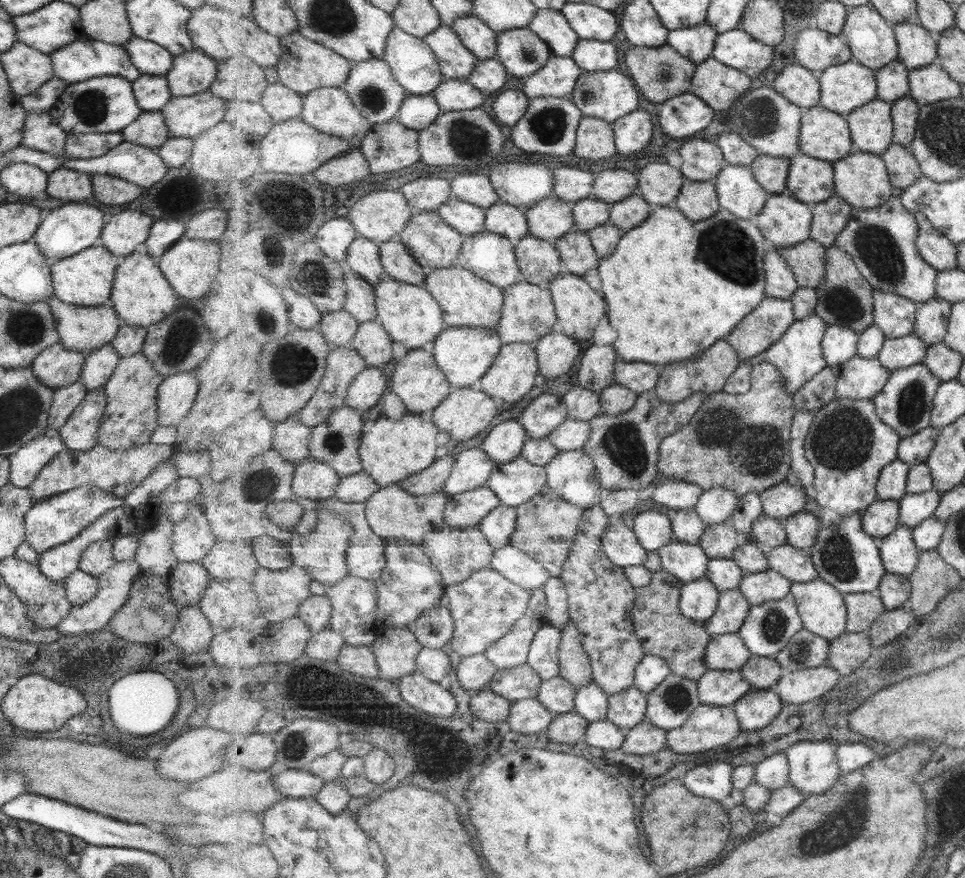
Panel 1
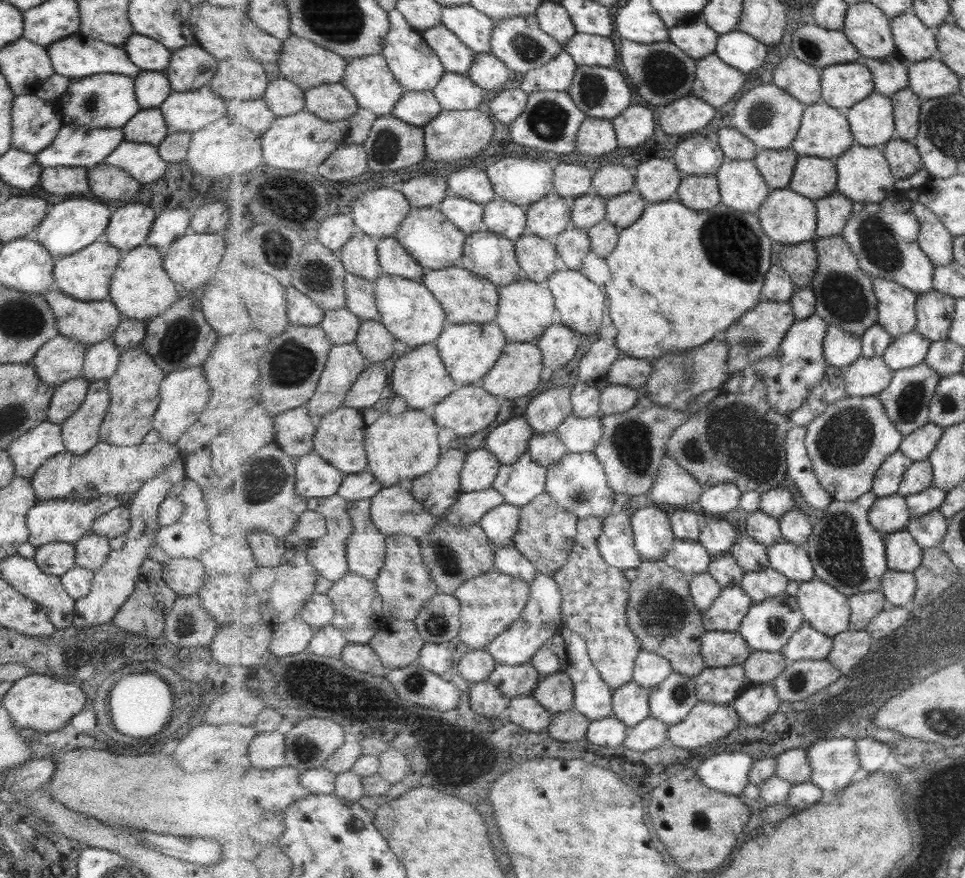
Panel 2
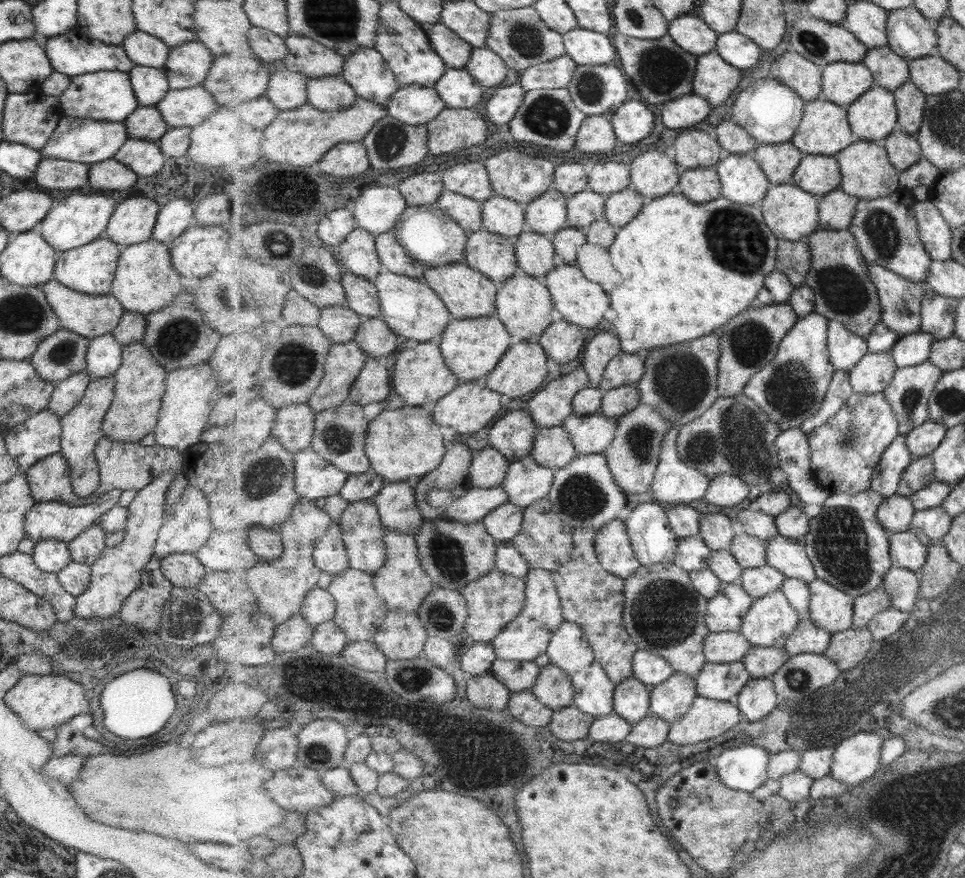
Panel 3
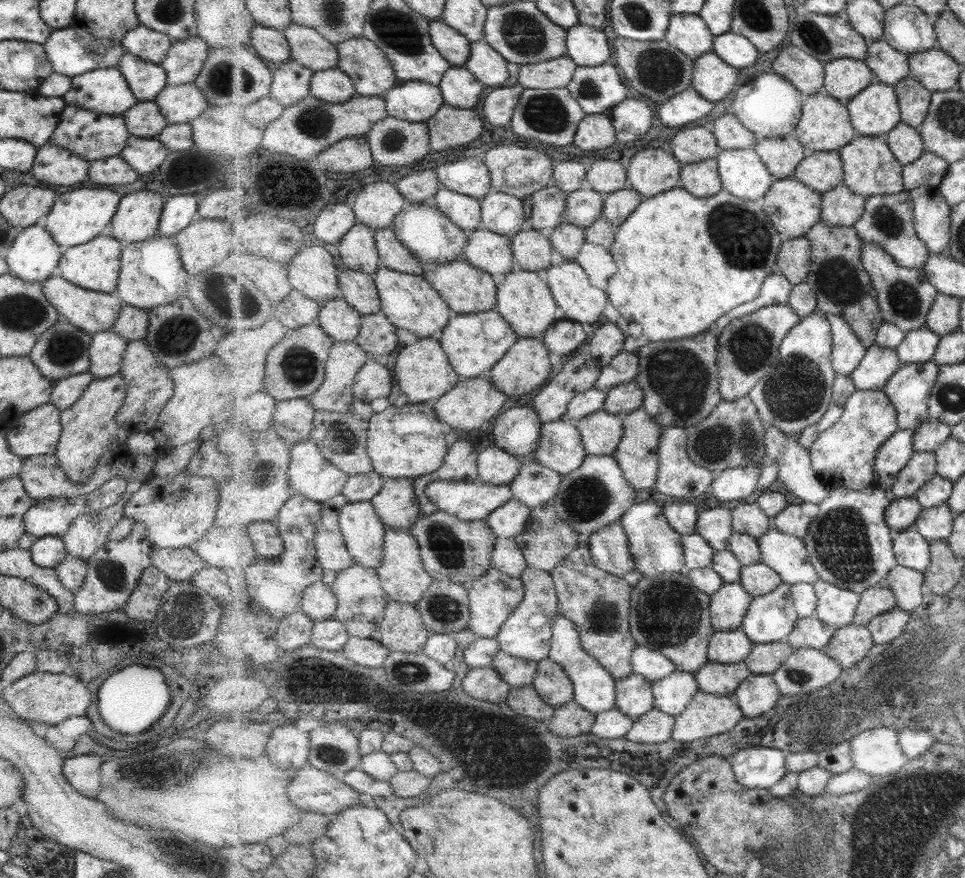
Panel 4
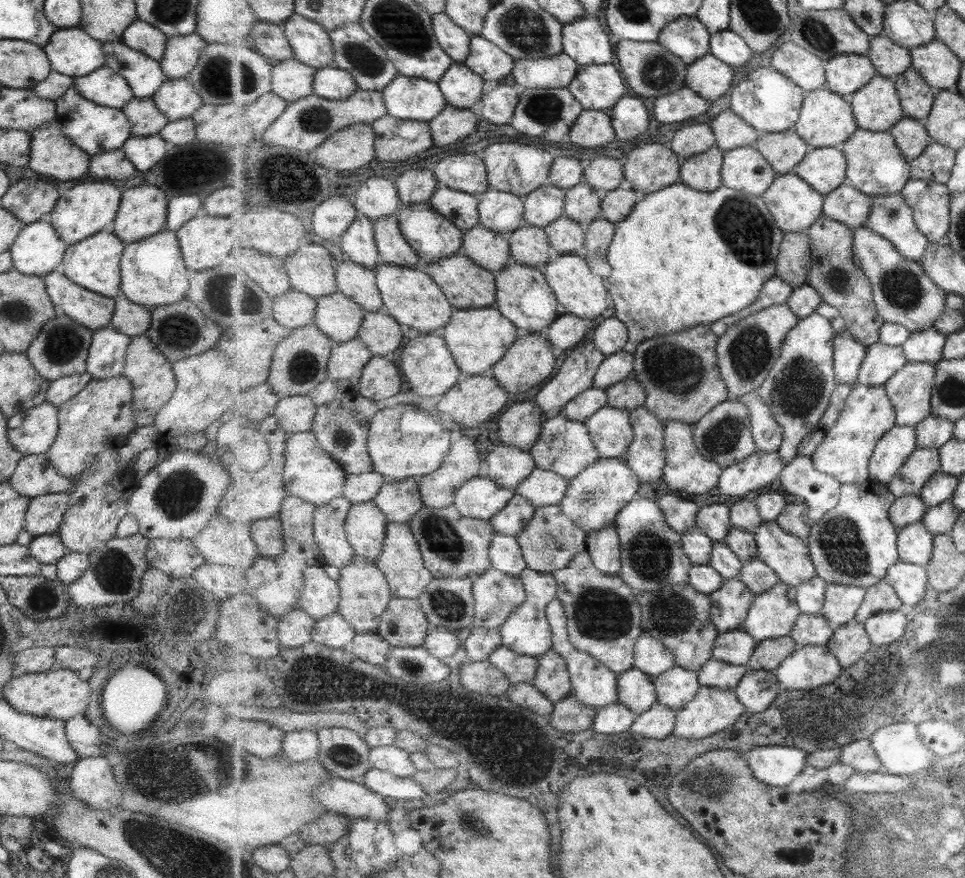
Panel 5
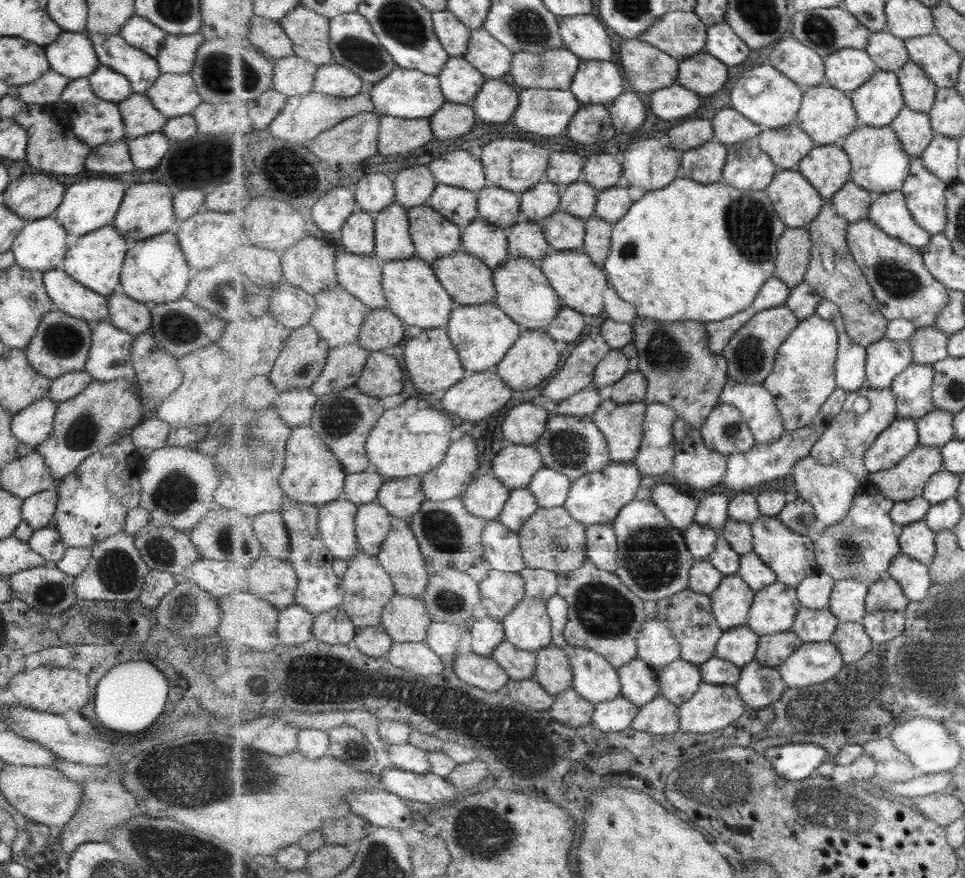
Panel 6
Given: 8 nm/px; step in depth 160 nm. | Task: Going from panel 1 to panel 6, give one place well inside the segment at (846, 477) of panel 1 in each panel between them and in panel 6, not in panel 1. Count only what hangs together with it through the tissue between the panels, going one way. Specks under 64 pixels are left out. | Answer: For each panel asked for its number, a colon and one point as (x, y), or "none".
2: (848, 444)
3: (845, 453)
4: (845, 455)
5: (846, 452)
6: (868, 412)

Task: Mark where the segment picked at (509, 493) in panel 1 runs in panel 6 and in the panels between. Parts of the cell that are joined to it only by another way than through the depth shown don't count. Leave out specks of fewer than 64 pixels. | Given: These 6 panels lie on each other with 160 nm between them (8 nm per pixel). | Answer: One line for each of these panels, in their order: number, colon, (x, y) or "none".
2: (520, 483)
3: (527, 482)
4: (535, 484)
5: (543, 487)
6: (552, 488)

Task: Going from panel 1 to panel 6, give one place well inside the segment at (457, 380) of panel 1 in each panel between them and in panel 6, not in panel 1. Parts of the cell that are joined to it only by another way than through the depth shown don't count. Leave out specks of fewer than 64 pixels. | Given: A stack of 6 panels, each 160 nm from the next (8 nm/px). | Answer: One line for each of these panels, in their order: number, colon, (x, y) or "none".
2: (470, 351)
3: (472, 347)
4: (475, 342)
5: (479, 338)
6: (483, 334)

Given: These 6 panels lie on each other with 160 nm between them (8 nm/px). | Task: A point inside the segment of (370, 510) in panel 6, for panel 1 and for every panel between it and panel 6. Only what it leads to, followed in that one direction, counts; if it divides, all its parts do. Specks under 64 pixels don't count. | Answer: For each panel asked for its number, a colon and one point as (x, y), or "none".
1: (366, 557)
2: (366, 552)
3: (364, 534)
4: (365, 534)
5: (366, 526)

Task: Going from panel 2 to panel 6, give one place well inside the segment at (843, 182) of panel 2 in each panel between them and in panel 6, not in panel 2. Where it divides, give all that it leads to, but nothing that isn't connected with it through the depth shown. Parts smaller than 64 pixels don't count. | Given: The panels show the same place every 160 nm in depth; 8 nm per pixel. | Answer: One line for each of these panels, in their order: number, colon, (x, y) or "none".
3: (867, 173)
4: (871, 168)
5: (876, 165)
6: (880, 163)

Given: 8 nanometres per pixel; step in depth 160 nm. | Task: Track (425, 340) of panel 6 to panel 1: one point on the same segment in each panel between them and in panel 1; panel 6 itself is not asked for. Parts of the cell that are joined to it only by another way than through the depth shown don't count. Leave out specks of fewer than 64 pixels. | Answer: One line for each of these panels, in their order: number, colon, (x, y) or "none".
1: (418, 380)
2: (420, 376)
3: (421, 375)
4: (424, 372)
5: (430, 368)

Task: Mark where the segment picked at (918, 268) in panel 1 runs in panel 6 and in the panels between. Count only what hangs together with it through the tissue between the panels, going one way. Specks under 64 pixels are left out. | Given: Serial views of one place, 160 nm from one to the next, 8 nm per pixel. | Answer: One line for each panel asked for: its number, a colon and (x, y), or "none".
2: (884, 236)
3: (887, 229)
4: (888, 220)
5: (891, 216)
6: (889, 210)

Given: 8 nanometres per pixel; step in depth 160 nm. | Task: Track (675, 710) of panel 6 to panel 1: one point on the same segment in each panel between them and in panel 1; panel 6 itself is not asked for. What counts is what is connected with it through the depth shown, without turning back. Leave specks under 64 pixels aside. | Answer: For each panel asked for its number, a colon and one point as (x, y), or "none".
1: (646, 738)
2: (651, 733)
3: (652, 731)
4: (655, 727)
5: (660, 721)

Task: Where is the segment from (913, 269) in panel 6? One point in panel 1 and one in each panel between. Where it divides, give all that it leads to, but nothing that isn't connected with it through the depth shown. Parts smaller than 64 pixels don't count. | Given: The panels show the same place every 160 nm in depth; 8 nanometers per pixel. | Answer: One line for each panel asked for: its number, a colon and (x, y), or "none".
1: (895, 314)
2: (897, 311)
3: (901, 299)
4: (906, 295)
5: (905, 294)

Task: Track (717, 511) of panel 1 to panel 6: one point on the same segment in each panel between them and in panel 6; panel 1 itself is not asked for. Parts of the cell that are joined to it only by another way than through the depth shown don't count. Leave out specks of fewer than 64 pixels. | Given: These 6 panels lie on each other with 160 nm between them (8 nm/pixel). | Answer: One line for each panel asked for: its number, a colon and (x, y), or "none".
2: (718, 499)
3: (727, 489)
4: (734, 483)
5: (759, 470)
6: (764, 462)

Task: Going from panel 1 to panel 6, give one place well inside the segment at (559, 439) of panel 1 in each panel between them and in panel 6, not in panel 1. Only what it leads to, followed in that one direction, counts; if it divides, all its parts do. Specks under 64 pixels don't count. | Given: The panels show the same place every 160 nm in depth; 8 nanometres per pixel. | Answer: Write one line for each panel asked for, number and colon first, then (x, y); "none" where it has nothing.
2: (581, 435)
3: (592, 434)
4: (602, 433)
5: (613, 431)
6: (622, 425)

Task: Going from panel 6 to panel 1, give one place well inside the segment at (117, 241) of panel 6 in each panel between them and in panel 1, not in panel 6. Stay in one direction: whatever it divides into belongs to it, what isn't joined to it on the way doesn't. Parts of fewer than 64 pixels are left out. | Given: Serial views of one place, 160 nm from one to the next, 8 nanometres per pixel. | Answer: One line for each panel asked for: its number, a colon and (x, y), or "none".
1: (85, 279)
2: (85, 275)
3: (89, 269)
4: (94, 266)
5: (93, 263)

